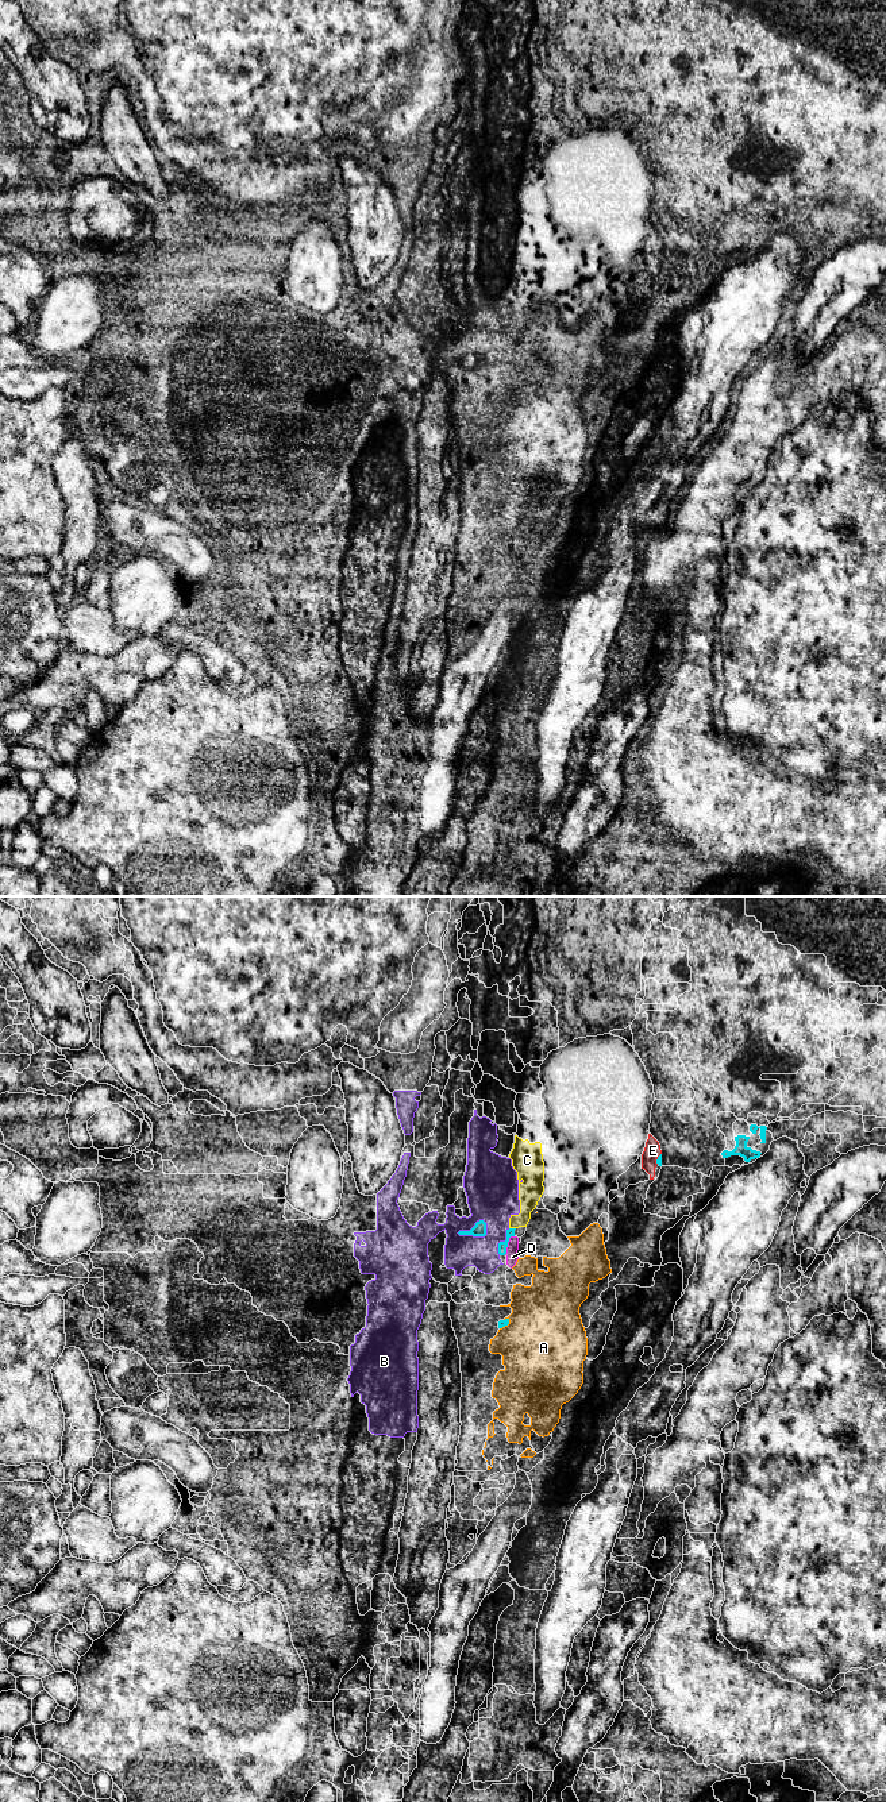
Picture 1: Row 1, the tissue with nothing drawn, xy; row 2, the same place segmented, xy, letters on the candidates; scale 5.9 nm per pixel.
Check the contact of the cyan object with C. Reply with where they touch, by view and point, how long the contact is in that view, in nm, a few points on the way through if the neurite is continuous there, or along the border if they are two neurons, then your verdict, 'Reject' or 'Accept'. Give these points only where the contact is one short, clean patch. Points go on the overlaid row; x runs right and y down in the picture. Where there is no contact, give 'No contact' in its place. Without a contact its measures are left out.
Touches cyan at xy (512, 1229). Shared border 40 nm. Accept

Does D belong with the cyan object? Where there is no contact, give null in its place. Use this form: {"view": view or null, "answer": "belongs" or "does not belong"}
{"view": "xy", "answer": "belongs"}

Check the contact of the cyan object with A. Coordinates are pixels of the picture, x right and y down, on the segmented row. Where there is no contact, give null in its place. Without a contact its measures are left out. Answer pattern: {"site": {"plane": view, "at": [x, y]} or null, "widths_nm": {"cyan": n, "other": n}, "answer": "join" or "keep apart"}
{"site": {"plane": "xy", "at": [507, 1324]}, "widths_nm": {"cyan": 50, "other": 480}, "answer": "keep apart"}

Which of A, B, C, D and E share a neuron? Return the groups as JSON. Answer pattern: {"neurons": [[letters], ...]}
{"neurons": [["A"], ["B"], ["C", "D", "E"]]}

